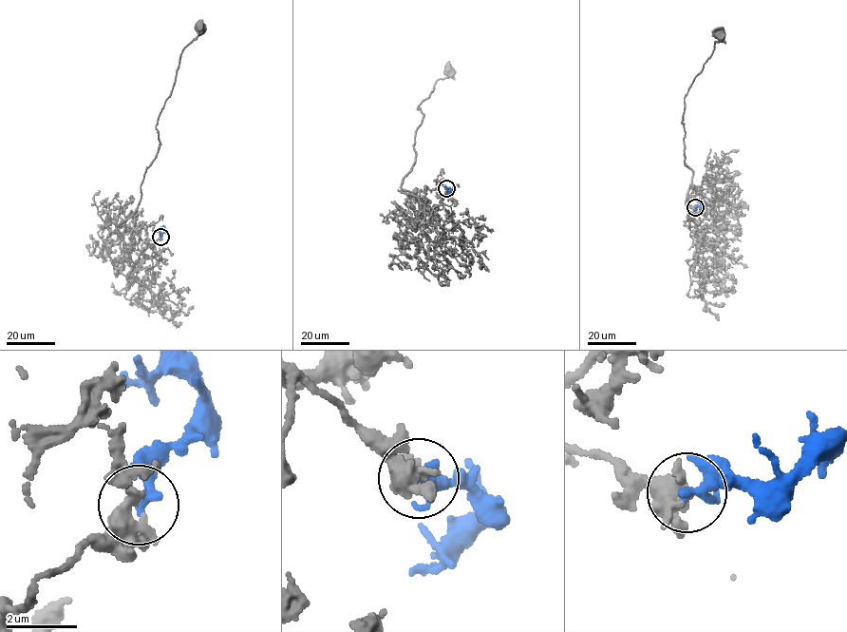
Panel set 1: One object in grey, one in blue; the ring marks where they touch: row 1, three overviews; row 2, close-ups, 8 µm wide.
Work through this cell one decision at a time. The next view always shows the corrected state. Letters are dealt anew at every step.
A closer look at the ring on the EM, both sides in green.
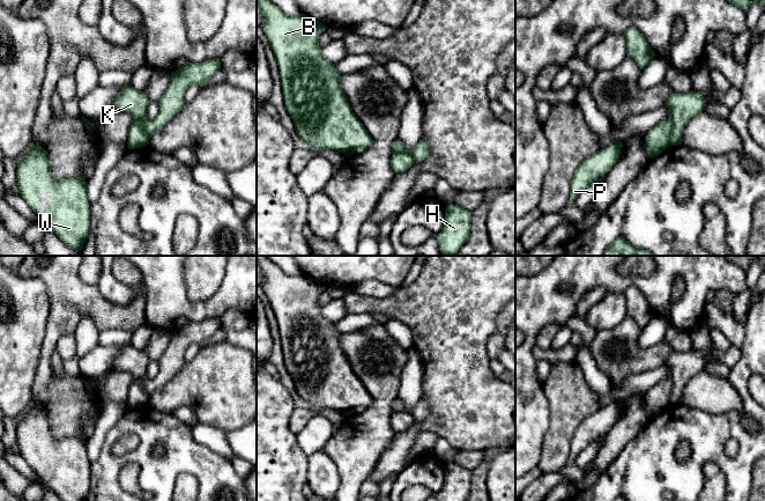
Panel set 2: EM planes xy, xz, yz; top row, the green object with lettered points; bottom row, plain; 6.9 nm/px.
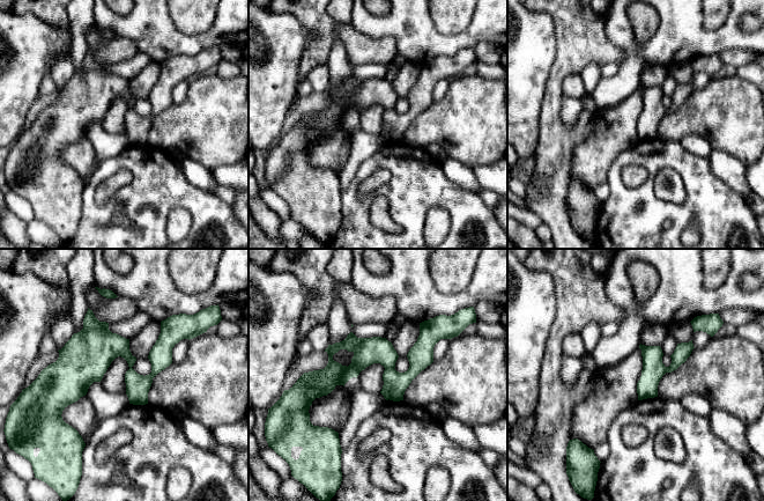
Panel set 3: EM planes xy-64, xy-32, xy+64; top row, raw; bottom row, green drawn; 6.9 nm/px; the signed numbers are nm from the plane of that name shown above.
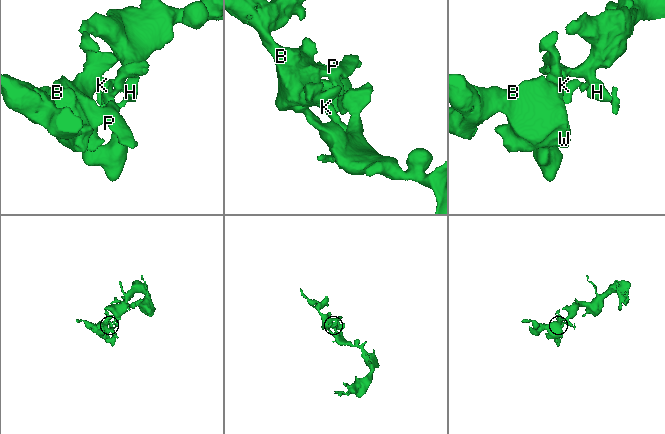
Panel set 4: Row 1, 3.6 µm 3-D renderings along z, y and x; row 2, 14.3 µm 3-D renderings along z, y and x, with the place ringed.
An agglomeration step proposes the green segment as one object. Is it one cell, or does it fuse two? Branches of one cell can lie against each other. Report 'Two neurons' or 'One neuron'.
Two neurons

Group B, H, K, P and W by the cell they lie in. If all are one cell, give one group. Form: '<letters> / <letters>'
B K P W / H

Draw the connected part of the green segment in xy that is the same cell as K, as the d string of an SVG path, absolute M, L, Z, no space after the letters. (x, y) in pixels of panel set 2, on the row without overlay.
M131 345L121 347L113 361L112 370L126 370L131 373L139 383L148 378L147 368L150 360L144 351L139 351Z

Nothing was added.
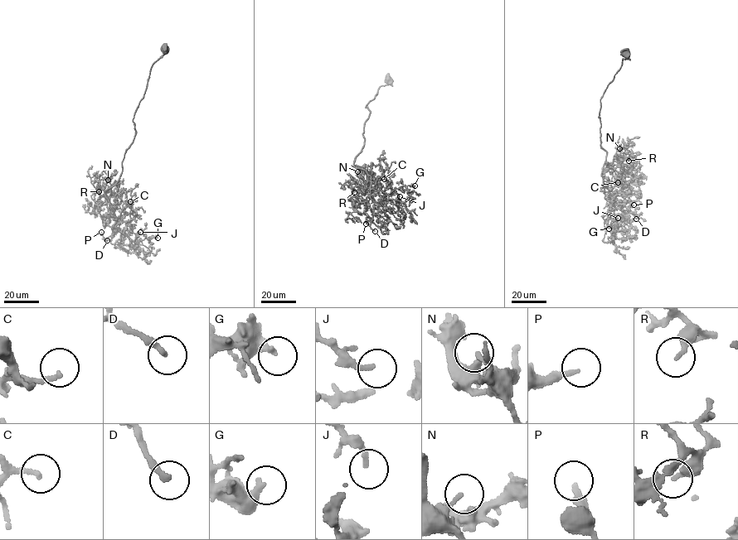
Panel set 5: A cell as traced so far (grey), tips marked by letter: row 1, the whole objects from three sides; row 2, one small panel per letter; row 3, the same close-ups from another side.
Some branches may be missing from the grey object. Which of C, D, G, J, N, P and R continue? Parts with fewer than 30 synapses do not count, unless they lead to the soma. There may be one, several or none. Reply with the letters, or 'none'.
C, D, P

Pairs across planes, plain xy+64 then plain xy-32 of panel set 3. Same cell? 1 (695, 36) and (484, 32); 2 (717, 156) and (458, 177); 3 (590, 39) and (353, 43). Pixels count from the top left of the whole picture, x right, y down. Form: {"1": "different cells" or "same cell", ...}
{"1": "same cell", "2": "same cell", "3": "same cell"}

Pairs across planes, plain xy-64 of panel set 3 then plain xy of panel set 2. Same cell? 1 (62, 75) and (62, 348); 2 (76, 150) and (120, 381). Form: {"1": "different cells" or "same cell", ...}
{"1": "same cell", "2": "different cells"}

